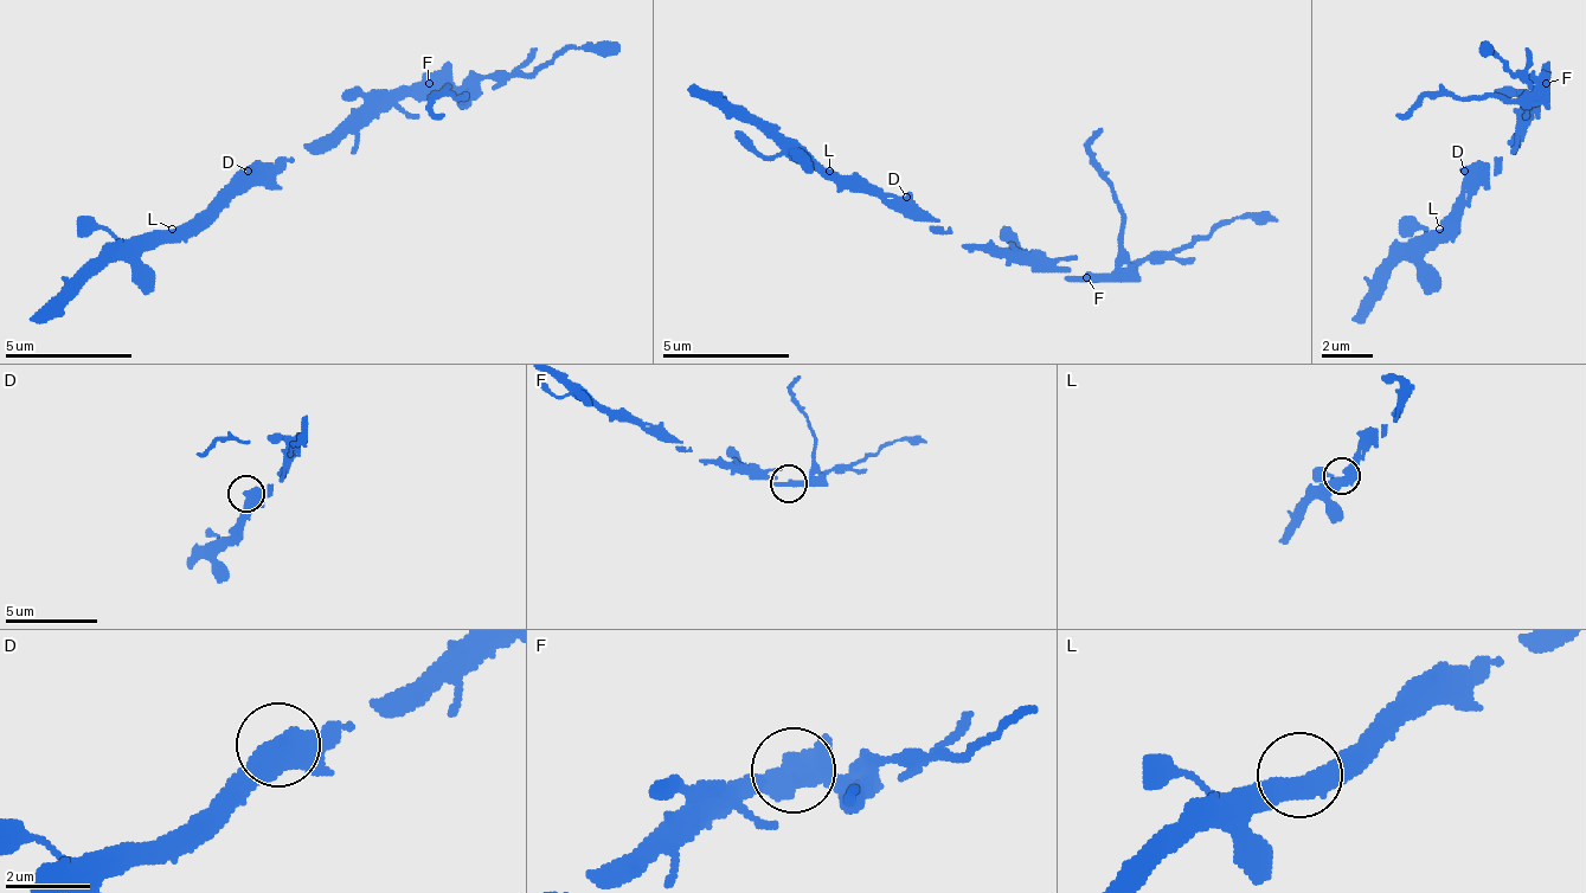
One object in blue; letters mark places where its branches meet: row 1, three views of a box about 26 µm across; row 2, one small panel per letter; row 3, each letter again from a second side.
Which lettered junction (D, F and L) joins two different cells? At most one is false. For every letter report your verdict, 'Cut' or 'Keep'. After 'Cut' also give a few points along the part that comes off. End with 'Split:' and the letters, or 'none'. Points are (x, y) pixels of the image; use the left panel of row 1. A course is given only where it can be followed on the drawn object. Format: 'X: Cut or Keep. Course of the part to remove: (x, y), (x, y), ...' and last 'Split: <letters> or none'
D: Keep
F: Cut. Course of the part to remove: (426, 82), (472, 88), (485, 75), (517, 75), (580, 50), (618, 43)
L: Keep
Split: F

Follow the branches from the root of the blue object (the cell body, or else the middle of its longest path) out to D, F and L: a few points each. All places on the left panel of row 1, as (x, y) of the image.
D: (306, 152), (293, 158), (280, 158), (274, 165), (255, 165), (248, 171)
F: (306, 152), (331, 152), (351, 133), (389, 114), (426, 82)
L: (306, 152), (293, 158), (280, 158), (268, 171), (255, 171), (242, 184), (223, 190), (191, 222), (172, 229)

